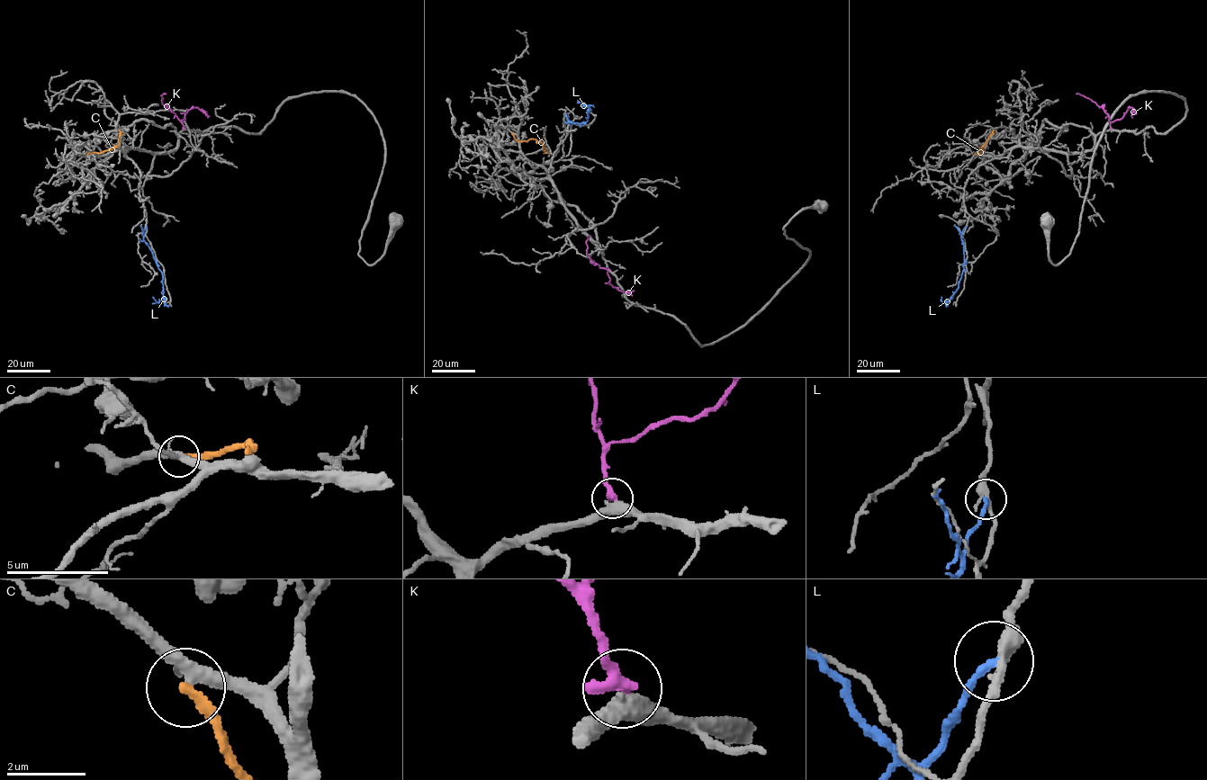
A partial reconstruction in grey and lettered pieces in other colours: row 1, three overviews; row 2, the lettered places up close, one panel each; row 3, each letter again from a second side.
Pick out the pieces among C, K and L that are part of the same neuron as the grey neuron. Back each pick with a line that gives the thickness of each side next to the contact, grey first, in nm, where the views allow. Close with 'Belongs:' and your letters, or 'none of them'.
Belongs: none of them

